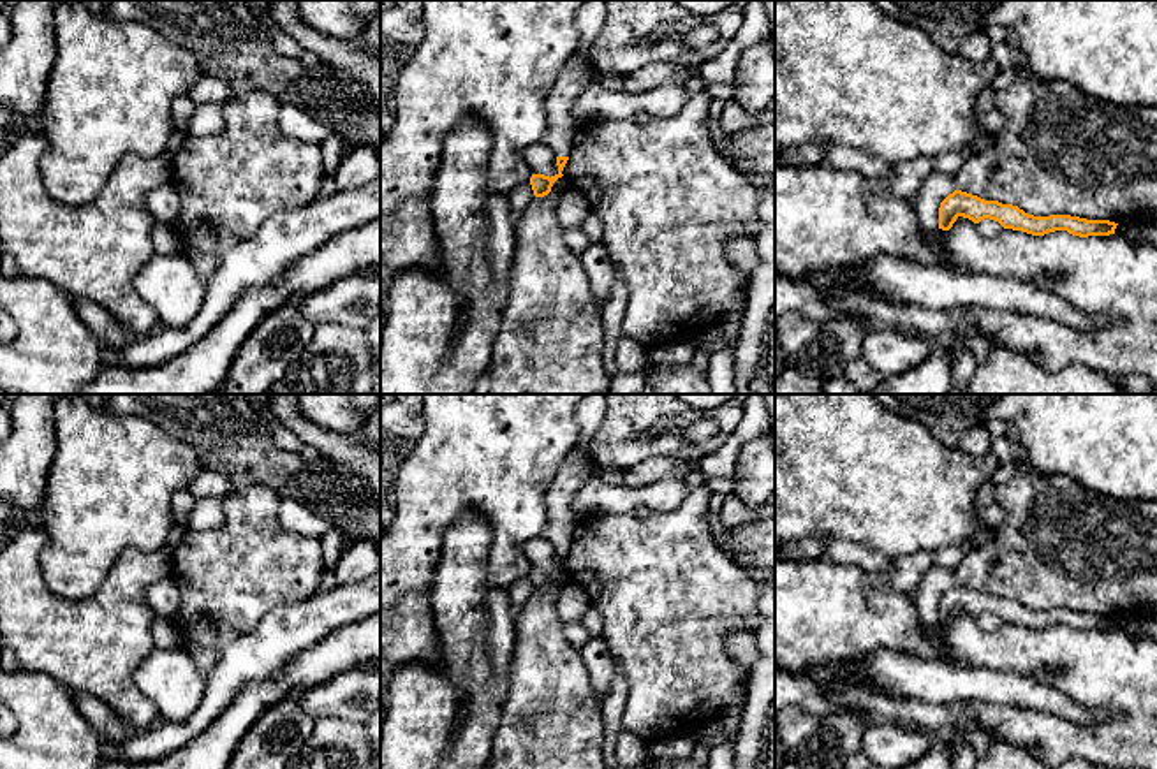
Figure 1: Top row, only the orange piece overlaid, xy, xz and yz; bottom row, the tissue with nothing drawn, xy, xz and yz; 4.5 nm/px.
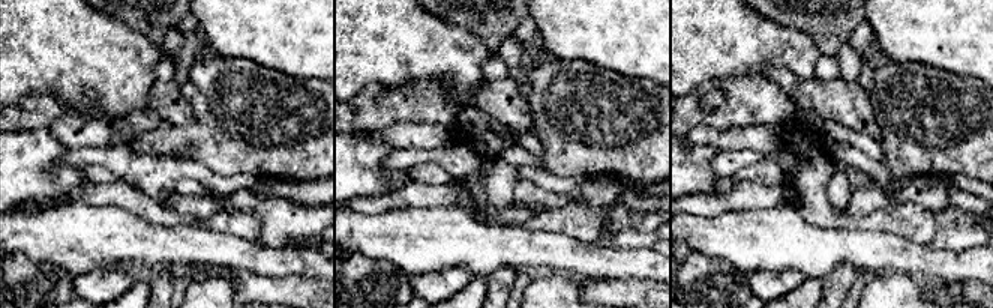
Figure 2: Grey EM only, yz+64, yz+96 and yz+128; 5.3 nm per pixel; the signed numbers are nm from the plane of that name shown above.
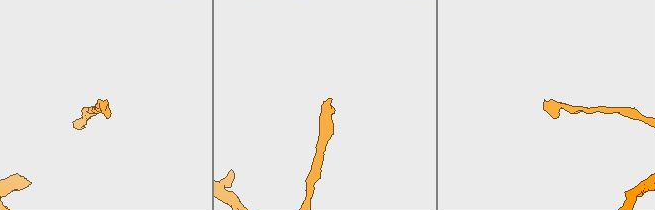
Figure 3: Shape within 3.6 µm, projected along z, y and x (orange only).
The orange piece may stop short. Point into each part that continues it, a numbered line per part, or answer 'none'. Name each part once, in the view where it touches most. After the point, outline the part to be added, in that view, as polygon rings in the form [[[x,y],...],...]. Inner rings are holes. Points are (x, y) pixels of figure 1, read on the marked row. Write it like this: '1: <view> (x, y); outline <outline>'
1: xz (562, 127); outline [[[579,49],[562,67],[556,83],[546,100],[548,132],[544,143],[555,157],[569,157],[572,141],[578,132],[578,123],[569,109],[593,69],[583,63]]]

